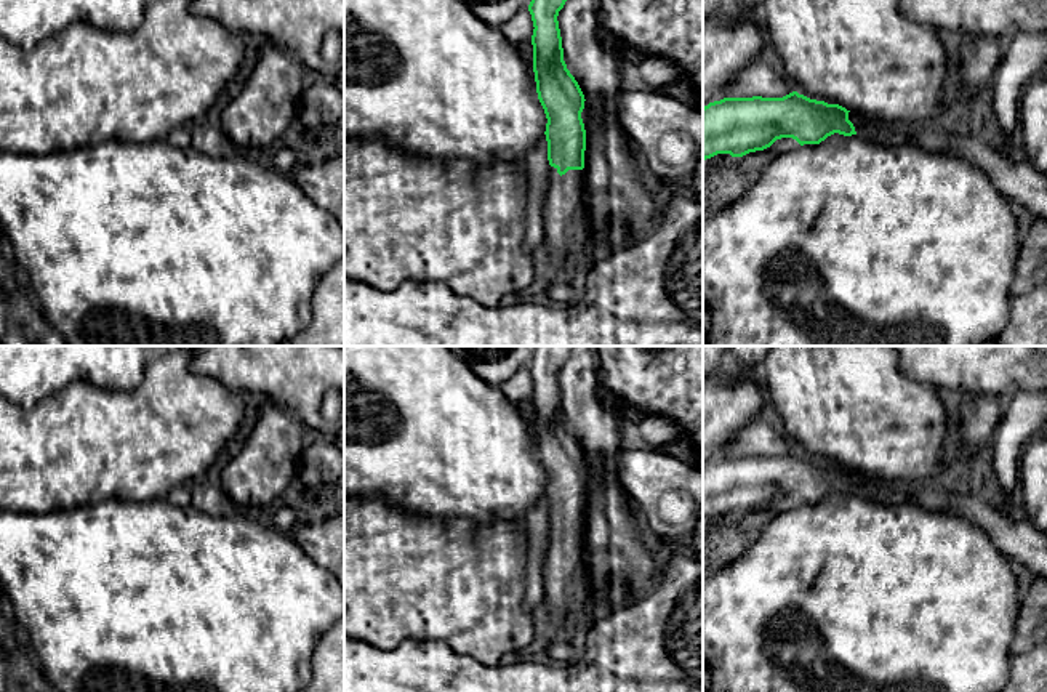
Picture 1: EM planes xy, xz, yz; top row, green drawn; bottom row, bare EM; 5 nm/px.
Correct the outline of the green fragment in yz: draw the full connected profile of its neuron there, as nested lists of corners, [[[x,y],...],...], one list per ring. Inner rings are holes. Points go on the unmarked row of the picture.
[[[797,450],[783,457],[724,457],[703,466],[703,519],[717,513],[743,516],[781,497],[804,505],[820,503],[834,492],[852,495],[856,490],[848,471]]]

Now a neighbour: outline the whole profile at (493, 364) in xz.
[[[448,346],[485,383],[499,388],[519,368],[528,367],[535,346]]]

